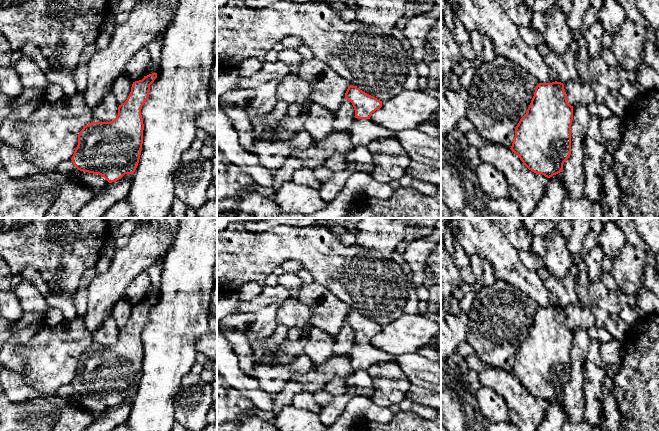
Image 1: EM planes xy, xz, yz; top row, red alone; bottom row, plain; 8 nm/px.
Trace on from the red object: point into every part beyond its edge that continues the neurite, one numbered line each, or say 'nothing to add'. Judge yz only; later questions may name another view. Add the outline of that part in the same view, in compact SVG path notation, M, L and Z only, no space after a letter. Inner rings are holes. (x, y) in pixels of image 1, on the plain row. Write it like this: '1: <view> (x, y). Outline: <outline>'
1: yz (579, 315). Outline: M572 218L572 232L568 241L573 264L579 272L576 278L577 303L564 307L567 325L571 330L581 328L588 330L595 325L592 304L588 292L588 275L583 259L582 247L587 233L591 230L592 218Z

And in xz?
1: xz (363, 355). Outline: M355 342L350 357L353 371L367 371L373 364L386 361L396 362L396 357L373 346L371 343Z

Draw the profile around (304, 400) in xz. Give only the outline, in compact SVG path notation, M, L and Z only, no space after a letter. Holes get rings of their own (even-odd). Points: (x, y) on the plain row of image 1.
M307 391L297 393L292 399L292 405L315 413L320 413L322 409L322 407L315 401L313 394Z

